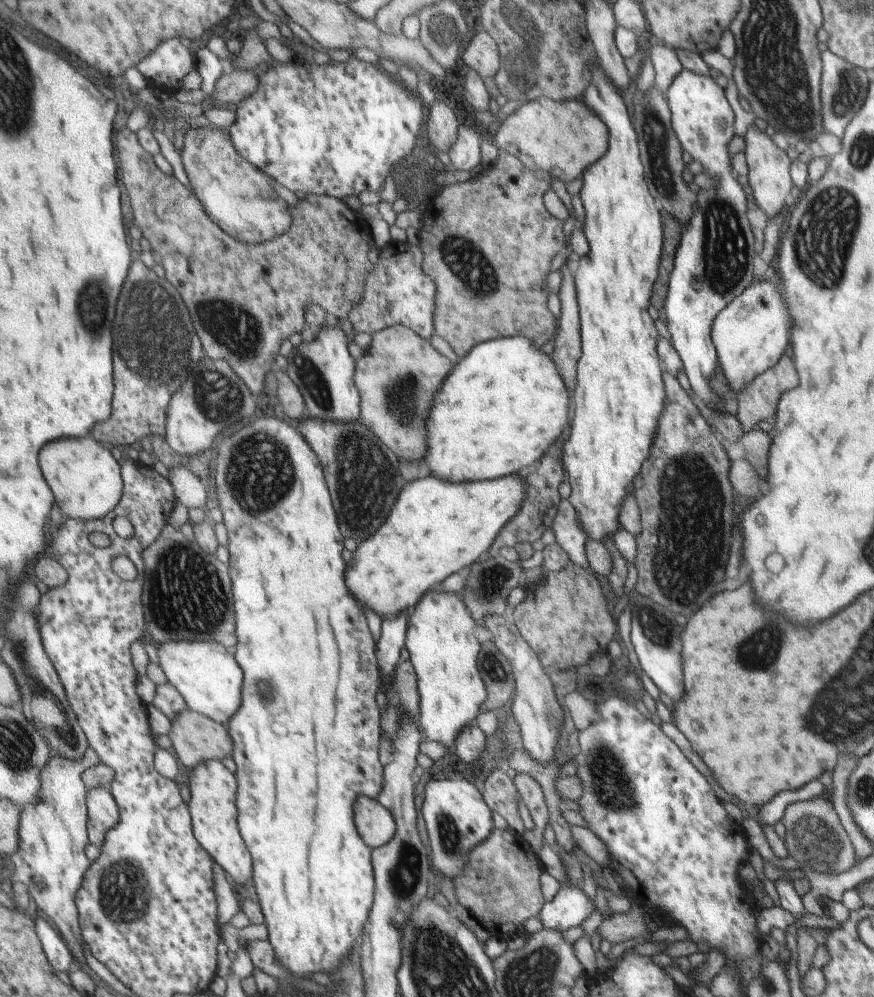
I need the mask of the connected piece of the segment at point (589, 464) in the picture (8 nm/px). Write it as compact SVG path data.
M589 64L591 86L585 92L585 104L601 116L601 120L611 128L611 148L599 164L591 164L582 174L583 186L579 199L585 208L585 228L583 234L589 242L589 252L579 260L574 270L575 296L579 308L580 355L576 362L576 383L573 389L573 420L569 428L569 438L563 444L561 464L570 494L567 498L577 514L577 524L583 530L586 540L603 543L617 532L619 510L629 488L635 485L641 464L649 454L654 440L657 418L663 410L665 391L659 370L658 352L655 352L657 330L649 318L647 304L651 296L651 286L657 278L657 264L661 256L661 222L653 198L643 182L643 166L639 162L637 138L629 122L627 110L615 86L599 64Z

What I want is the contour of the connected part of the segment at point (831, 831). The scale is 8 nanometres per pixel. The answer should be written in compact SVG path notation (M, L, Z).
M815 796L809 800L791 802L783 812L782 822L785 825L784 844L788 854L797 862L811 866L813 872L843 874L857 864L853 846L833 810L831 800Z

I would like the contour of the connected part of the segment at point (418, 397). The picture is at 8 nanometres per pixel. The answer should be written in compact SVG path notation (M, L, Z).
M391 325L370 334L370 344L358 359L355 384L361 397L360 420L393 454L405 462L425 456L425 420L451 361L410 328Z

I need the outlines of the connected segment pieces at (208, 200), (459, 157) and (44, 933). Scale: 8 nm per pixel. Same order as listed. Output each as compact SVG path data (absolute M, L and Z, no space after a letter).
M189 128L184 138L182 158L192 190L211 220L229 236L240 242L261 244L285 234L291 228L294 220L290 205L277 194L273 182L267 178L268 174L239 154L228 130Z
M466 124L459 128L459 136L456 136L455 144L447 150L449 162L455 171L471 172L480 164L479 152L482 143L479 135Z
M37 917L35 922L37 922L39 938L41 938L43 942L48 959L51 961L51 964L54 965L54 969L69 973L74 969L73 952L71 952L69 946L65 944L66 940L61 938L61 934L59 934L57 929L53 928L47 920Z

